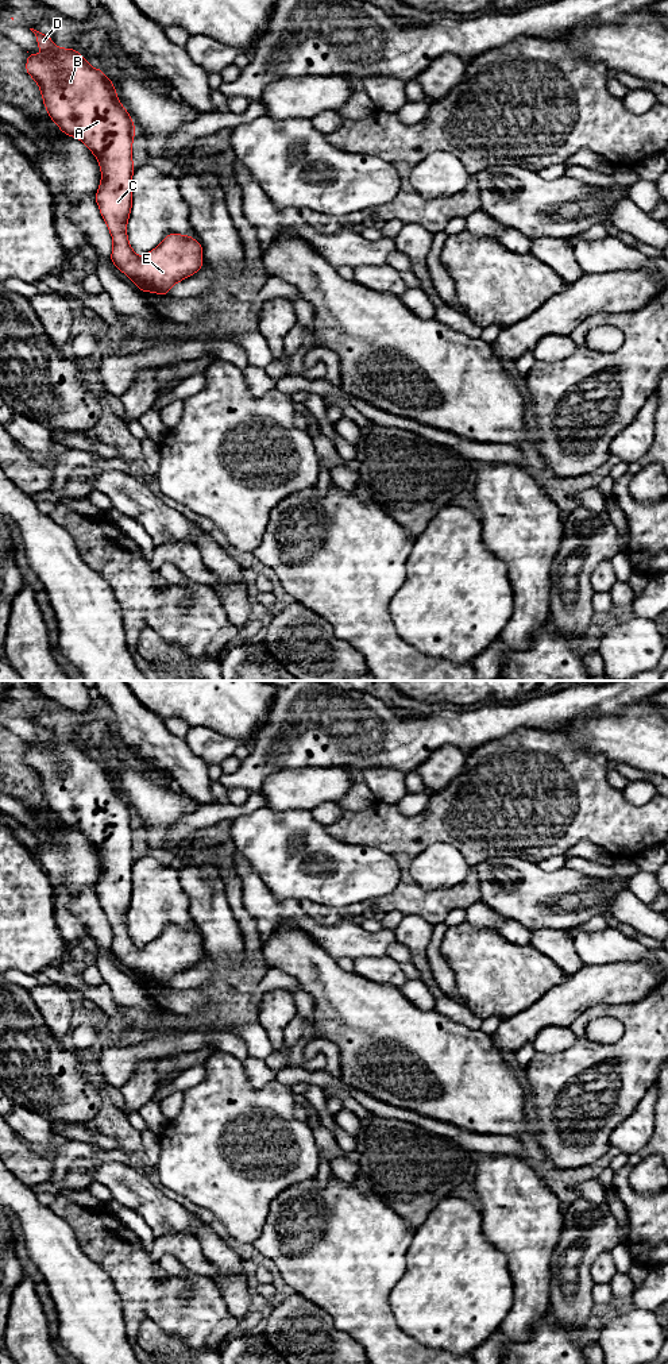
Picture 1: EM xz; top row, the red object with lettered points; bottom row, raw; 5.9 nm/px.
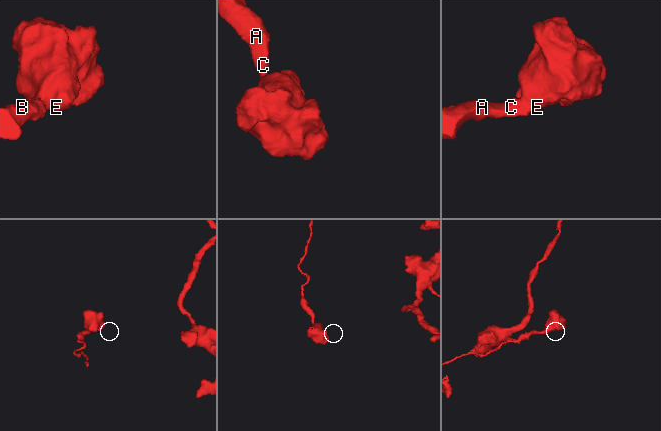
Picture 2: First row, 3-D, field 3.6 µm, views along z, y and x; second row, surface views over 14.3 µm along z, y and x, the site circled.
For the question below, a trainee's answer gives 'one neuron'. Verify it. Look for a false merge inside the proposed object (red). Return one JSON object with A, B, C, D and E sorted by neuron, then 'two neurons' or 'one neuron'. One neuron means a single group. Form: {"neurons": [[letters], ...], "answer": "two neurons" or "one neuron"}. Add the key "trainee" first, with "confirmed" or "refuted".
{"trainee": "confirmed", "neurons": [["A", "B", "C", "D", "E"]], "answer": "one neuron"}

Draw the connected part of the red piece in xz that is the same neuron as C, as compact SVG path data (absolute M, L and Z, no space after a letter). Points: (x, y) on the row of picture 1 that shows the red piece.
M30 28L46 57L28 53L26 70L40 88L46 111L59 130L76 139L81 139L97 158L101 169L101 182L94 200L101 217L107 223L113 247L111 262L132 282L139 292L154 292L167 296L177 282L197 273L202 265L202 246L189 235L169 234L161 244L143 257L136 257L127 239L127 221L132 207L132 139L136 134L134 120L117 99L115 85L101 69L92 68L84 55L72 47L59 49L51 36Z

